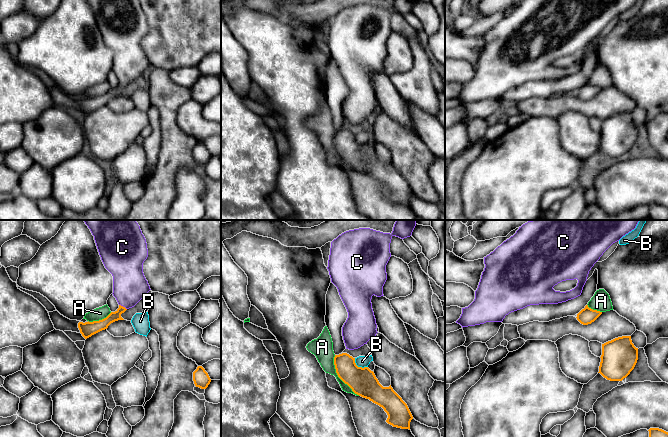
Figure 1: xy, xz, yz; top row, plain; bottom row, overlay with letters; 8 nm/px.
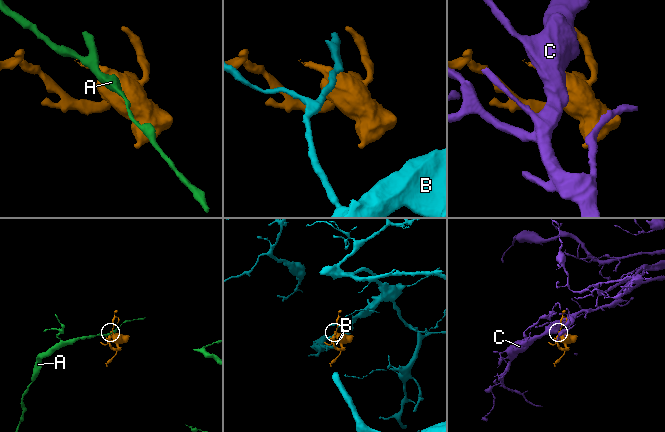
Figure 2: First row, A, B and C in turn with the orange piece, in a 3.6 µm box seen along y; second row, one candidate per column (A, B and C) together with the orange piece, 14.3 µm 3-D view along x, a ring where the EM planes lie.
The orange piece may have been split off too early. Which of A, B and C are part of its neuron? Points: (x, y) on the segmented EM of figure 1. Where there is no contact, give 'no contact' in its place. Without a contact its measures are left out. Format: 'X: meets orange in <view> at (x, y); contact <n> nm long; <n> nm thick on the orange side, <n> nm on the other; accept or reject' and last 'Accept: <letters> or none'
A: meets orange in xz at (338, 376); contact 380 nm long; 220 nm thick on the orange side, 160 nm on the other; reject
B: meets orange in xz at (359, 367); contact 130 nm long; 220 nm thick on the orange side, 100 nm on the other; reject
C: meets orange in xy at (122, 306); contact 80 nm long; 90 nm thick on the orange side, 280 nm on the other; accept
Accept: C

